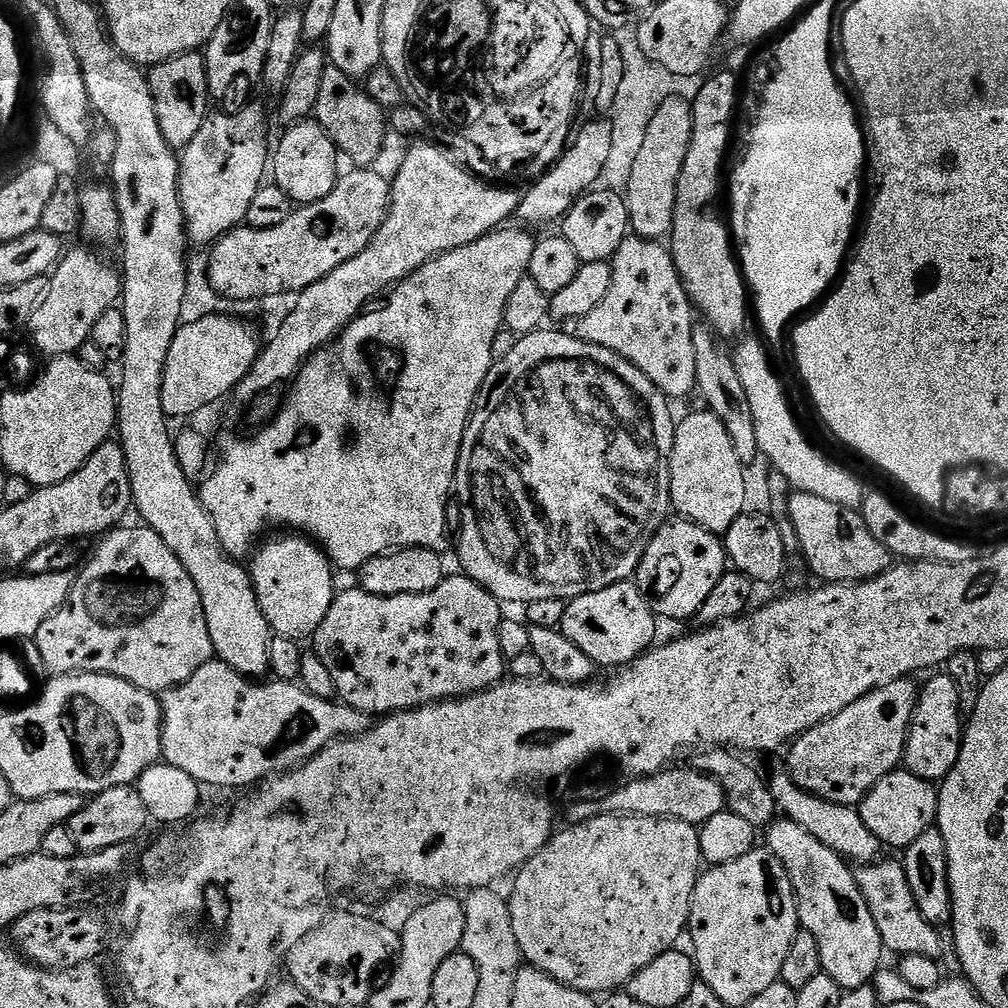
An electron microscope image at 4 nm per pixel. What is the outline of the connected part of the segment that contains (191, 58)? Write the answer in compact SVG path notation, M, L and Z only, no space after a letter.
M203 51L178 54L166 62L151 65L147 78L154 94L154 108L158 110L158 124L162 126L162 136L171 148L182 150L190 146L190 142L194 142L194 134L202 130L210 115L208 71L204 65Z

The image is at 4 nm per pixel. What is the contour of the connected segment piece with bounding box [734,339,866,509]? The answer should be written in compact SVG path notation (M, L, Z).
M742 339L735 345L734 359L738 378L742 378L742 387L746 389L746 398L750 398L750 411L754 413L759 455L765 456L795 491L826 498L826 502L838 502L838 506L859 509L864 503L866 487L854 473L827 460L806 437L800 436L799 426L792 421L792 408L784 404L784 388L776 377L774 364L764 364L764 352L760 352L756 344L745 344Z

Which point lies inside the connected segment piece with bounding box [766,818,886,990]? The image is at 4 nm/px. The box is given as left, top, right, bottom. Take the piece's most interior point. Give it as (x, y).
(831, 907)

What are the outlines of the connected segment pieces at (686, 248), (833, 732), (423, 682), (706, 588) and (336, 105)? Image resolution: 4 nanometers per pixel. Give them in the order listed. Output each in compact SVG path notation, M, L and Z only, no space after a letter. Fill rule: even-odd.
M720 72L717 76L711 76L709 75L709 80L697 90L696 97L691 97L690 100L690 150L686 154L686 162L682 162L682 178L678 178L678 198L674 202L670 251L695 311L705 316L701 317L721 340L732 342L745 331L748 324L748 305L744 303L743 296L746 281L734 251L729 225L720 221L716 199L719 196L721 199L722 196L722 181L726 176L724 159L728 156L728 143L734 140L732 119L735 116L737 119L738 116L742 84L741 81L736 81L732 72Z
M905 678L876 688L870 694L858 698L858 702L850 702L846 710L834 714L829 720L824 720L818 726L796 737L786 764L793 782L802 790L835 804L858 806L863 802L868 791L879 780L901 767L904 748L908 745L908 727L912 724L912 715L916 709L918 684L914 681L915 679Z
M463 574L445 575L444 581L434 590L422 594L398 594L397 596L375 596L358 587L349 592L341 592L333 600L326 618L322 618L322 626L318 626L314 637L314 654L322 658L326 670L330 670L330 678L334 678L336 695L354 710L362 710L373 717L380 718L385 714L409 712L412 708L421 708L427 704L438 704L441 700L458 700L461 696L472 696L475 692L486 692L495 688L506 676L506 661L502 654L502 646L498 646L498 630L502 619L501 601L495 600L485 588L478 586L469 576Z
M672 518L663 524L658 534L654 534L642 562L636 568L634 580L657 617L691 621L699 612L702 602L710 598L710 593L714 591L714 586L718 586L725 571L723 539L692 520Z
M325 67L322 74L322 87L318 90L318 102L314 119L330 134L337 149L353 160L356 166L372 166L383 148L386 135L386 112L368 97L367 91L360 88L353 77L342 74L342 70Z

